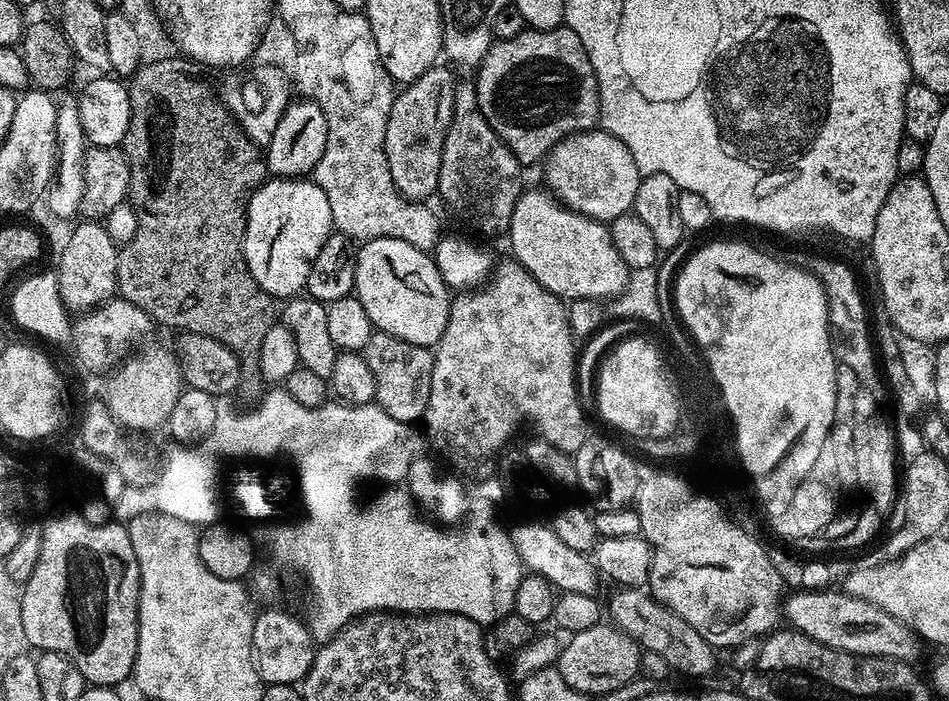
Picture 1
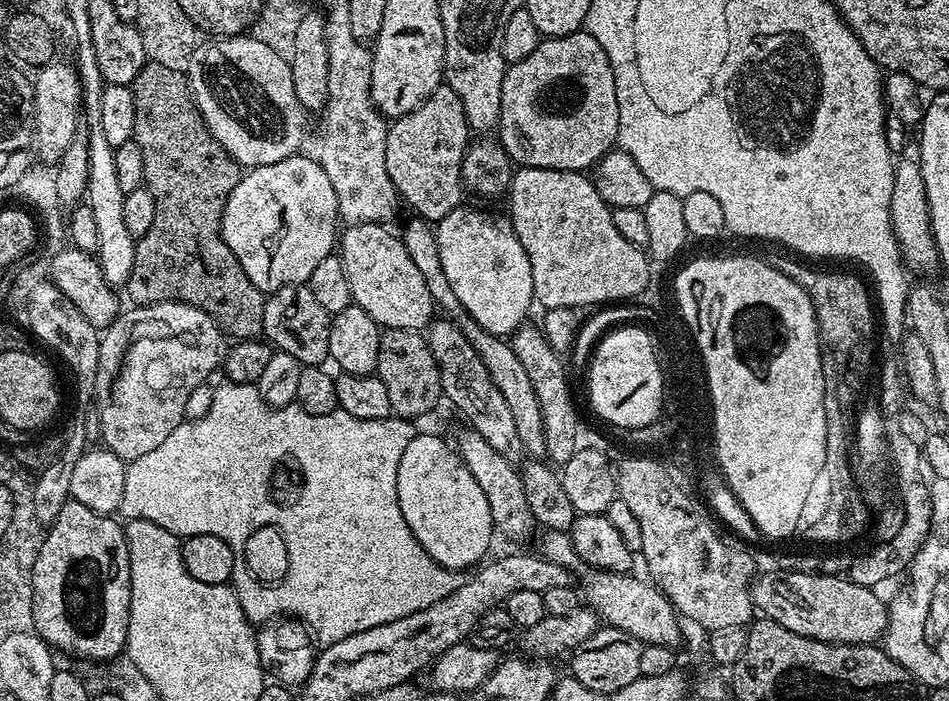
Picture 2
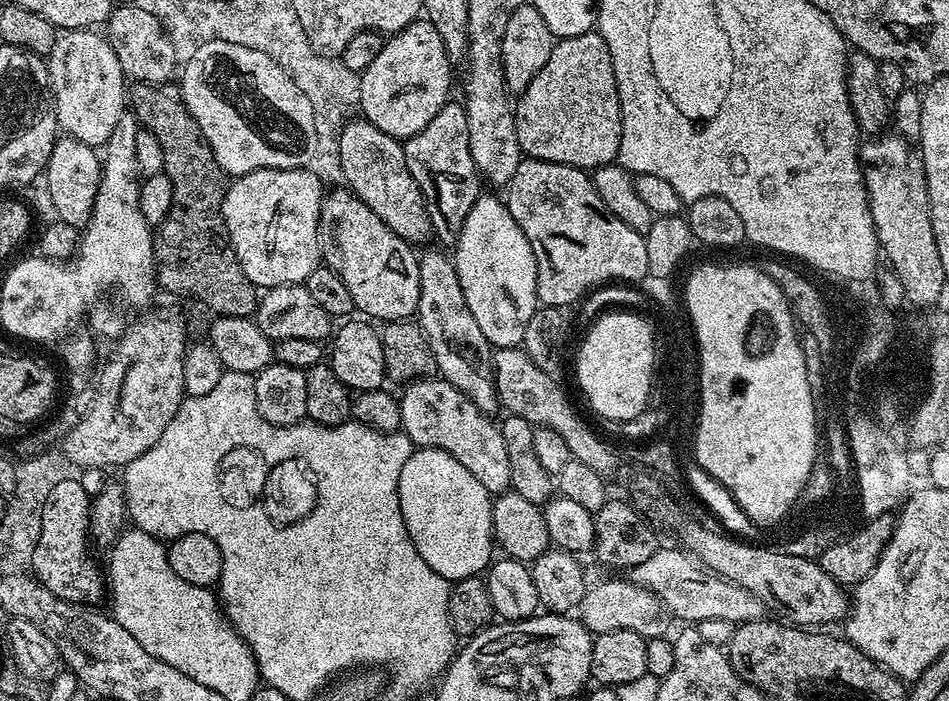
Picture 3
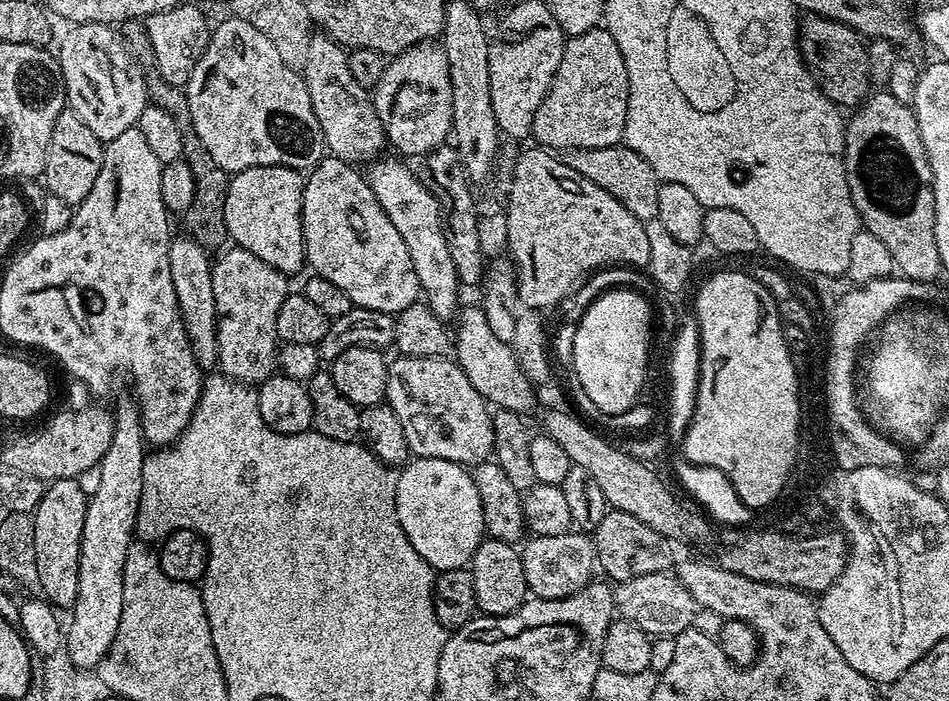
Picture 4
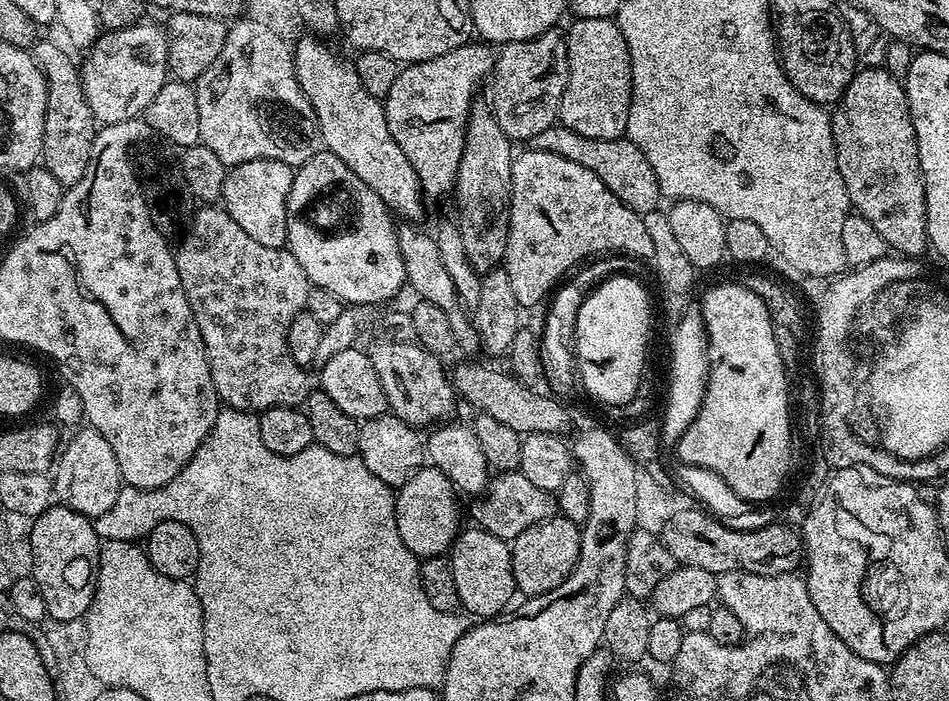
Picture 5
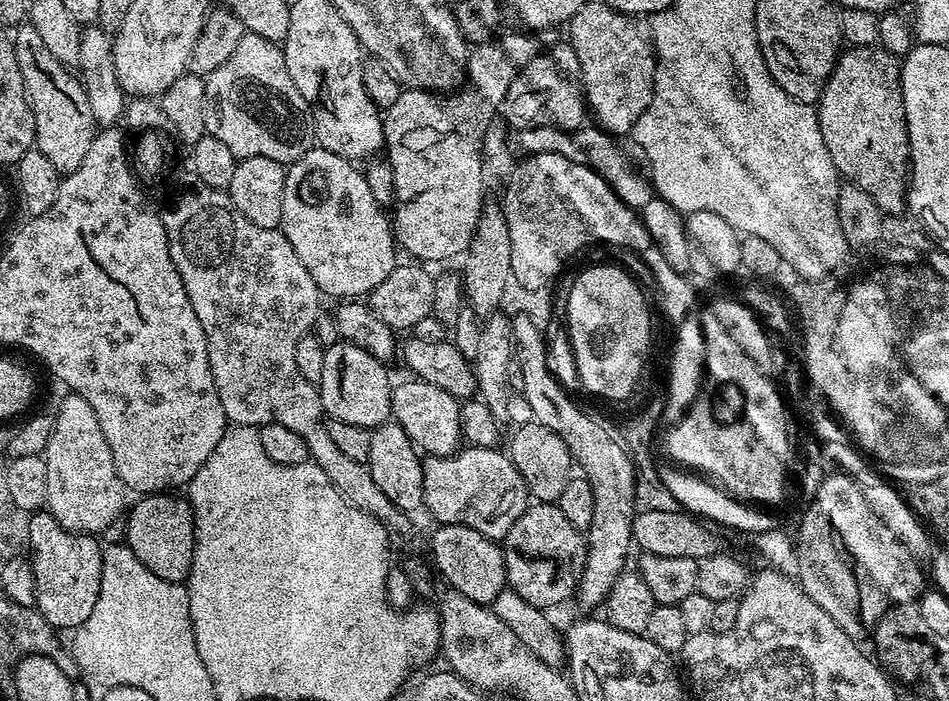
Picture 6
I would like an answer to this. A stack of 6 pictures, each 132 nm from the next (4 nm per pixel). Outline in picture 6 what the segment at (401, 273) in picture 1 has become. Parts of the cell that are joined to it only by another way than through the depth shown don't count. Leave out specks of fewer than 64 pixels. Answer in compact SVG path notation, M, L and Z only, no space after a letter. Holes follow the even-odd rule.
M314 146L287 165L282 190L280 228L290 246L294 246L294 254L298 254L302 266L306 266L310 278L314 278L325 297L367 297L380 283L386 282L387 275L396 268L398 245L392 235L391 219L387 215L384 217L384 212L385 209L374 202L374 194L370 194L370 186L366 186L363 171L351 160Z

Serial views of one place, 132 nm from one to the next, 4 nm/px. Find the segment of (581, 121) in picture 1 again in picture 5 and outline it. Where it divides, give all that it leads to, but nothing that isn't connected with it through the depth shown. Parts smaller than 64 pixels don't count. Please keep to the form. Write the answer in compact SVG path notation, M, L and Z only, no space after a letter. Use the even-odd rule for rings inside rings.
M579 18L566 31L568 41L568 81L560 103L559 123L566 125L574 134L586 134L586 138L621 139L628 131L628 115L632 101L632 67L630 50L622 30L612 18Z

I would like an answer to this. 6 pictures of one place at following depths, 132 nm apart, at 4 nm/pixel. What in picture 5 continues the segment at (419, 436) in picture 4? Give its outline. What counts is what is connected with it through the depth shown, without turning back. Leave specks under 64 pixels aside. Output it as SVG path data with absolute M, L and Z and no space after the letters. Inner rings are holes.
M376 344L367 349L370 362L374 366L374 374L378 374L378 382L382 382L382 390L386 394L386 402L391 415L402 418L413 426L428 424L436 426L447 421L448 416L458 405L456 389L452 387L449 373L444 372L441 357L435 356L421 348L419 344Z

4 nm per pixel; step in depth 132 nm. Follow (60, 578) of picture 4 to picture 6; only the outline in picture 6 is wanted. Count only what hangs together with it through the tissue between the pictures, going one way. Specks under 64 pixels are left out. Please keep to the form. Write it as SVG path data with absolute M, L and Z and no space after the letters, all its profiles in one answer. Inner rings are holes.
M41 510L29 518L29 532L27 547L32 548L30 563L34 570L34 582L36 583L35 609L44 615L44 620L56 630L69 628L75 630L90 618L94 611L94 602L98 602L98 590L102 582L102 544L95 535L80 535L67 532L47 510Z

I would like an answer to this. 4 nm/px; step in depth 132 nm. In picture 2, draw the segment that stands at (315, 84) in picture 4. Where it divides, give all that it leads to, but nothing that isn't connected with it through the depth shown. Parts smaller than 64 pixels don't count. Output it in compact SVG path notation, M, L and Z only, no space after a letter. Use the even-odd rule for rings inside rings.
M412 219L405 226L404 232L402 231L402 239L406 246L406 254L410 254L414 266L418 266L419 272L422 273L422 279L426 281L426 290L430 290L433 305L439 311L441 308L444 311L441 313L451 320L454 326L458 326L458 330L462 330L462 334L466 334L470 346L474 346L474 350L478 350L478 358L482 358L494 385L502 392L507 405L510 406L524 452L532 458L543 457L548 451L544 437L544 419L538 402L538 394L534 390L534 382L530 382L530 374L526 374L526 366L522 366L522 362L518 362L518 354L514 354L511 343L505 337L495 336L488 332L471 317L466 307L462 306L462 302L454 294L453 287L450 286L449 279L442 270L442 261L439 258L438 242L433 225L426 220Z

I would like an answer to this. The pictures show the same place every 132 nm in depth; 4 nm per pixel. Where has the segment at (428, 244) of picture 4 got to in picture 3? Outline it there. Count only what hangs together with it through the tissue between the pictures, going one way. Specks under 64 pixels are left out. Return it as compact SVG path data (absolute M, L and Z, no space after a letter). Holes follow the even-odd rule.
M440 252L419 253L420 297L414 316L424 331L426 342L436 360L437 373L464 394L488 415L499 411L495 376L492 373L492 353L486 335L466 304L453 261Z

